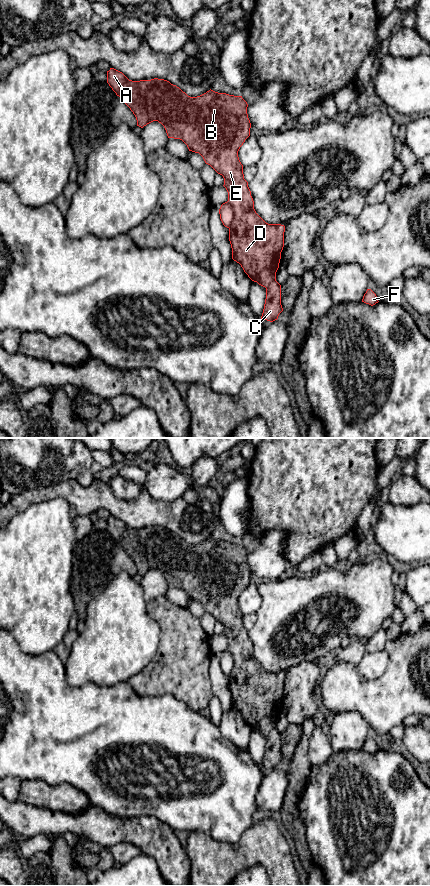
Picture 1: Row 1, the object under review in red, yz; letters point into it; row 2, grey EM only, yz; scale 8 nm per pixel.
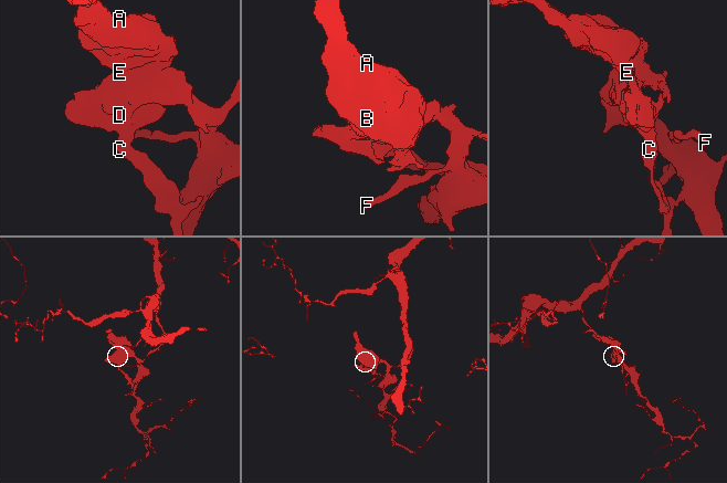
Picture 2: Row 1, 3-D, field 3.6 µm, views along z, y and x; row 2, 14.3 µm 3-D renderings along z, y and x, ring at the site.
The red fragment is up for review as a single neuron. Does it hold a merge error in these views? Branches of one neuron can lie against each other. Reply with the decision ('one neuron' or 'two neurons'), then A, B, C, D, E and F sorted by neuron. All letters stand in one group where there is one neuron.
two neurons; groups A B C D E / F

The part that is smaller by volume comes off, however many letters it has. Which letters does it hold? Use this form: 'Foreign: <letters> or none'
Foreign: A, B, C, D, E

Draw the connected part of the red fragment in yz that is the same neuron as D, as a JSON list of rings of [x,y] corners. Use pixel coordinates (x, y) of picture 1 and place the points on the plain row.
[[[114,516],[107,519],[107,531],[133,560],[137,574],[143,576],[158,569],[164,574],[168,586],[182,588],[189,599],[199,601],[206,612],[223,624],[223,634],[228,640],[227,650],[234,659],[234,667],[229,675],[232,707],[241,713],[252,729],[266,736],[261,767],[270,770],[277,768],[283,759],[281,733],[276,729],[276,720],[284,695],[285,674],[268,672],[256,661],[248,630],[244,627],[238,599],[250,584],[247,550],[242,544],[218,541],[211,537],[200,544],[190,545],[167,528],[154,526],[132,529]]]

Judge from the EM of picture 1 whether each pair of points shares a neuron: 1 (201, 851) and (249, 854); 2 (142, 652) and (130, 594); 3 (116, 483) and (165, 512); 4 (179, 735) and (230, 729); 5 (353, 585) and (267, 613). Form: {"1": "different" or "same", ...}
{"1": "same", "2": "same", "3": "different", "4": "different", "5": "same"}

